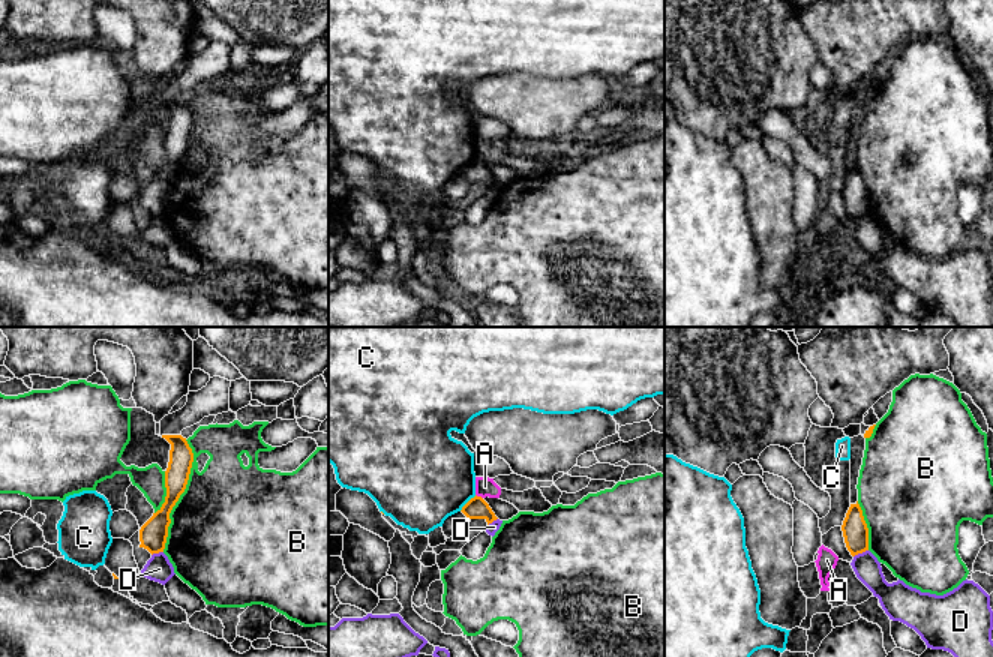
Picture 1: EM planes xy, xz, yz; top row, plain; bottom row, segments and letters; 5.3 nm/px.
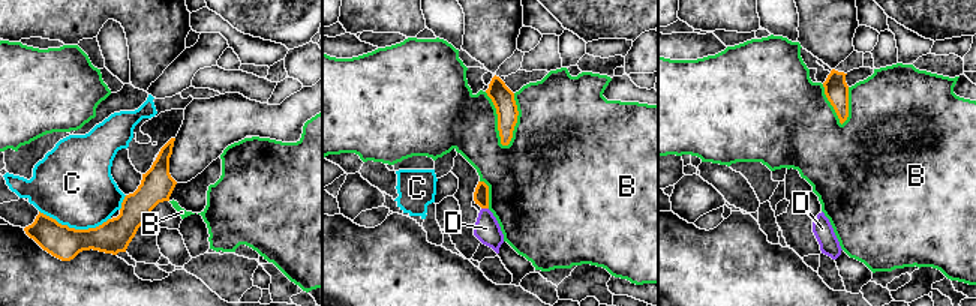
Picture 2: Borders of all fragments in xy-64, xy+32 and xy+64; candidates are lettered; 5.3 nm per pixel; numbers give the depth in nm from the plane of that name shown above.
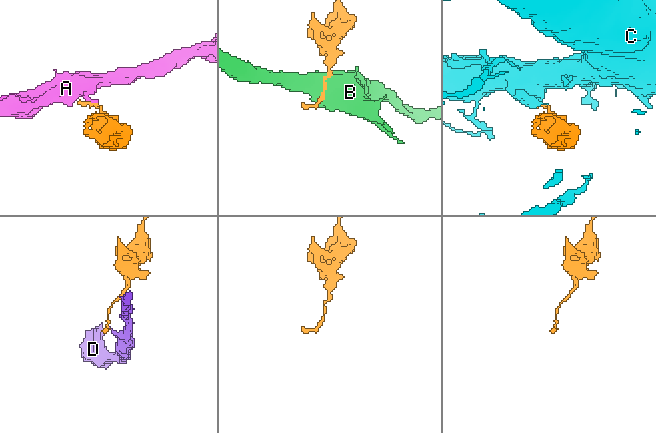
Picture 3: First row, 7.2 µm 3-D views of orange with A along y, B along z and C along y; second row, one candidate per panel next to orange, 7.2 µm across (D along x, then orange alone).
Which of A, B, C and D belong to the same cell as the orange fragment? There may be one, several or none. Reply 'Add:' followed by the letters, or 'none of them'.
Add: none of them

